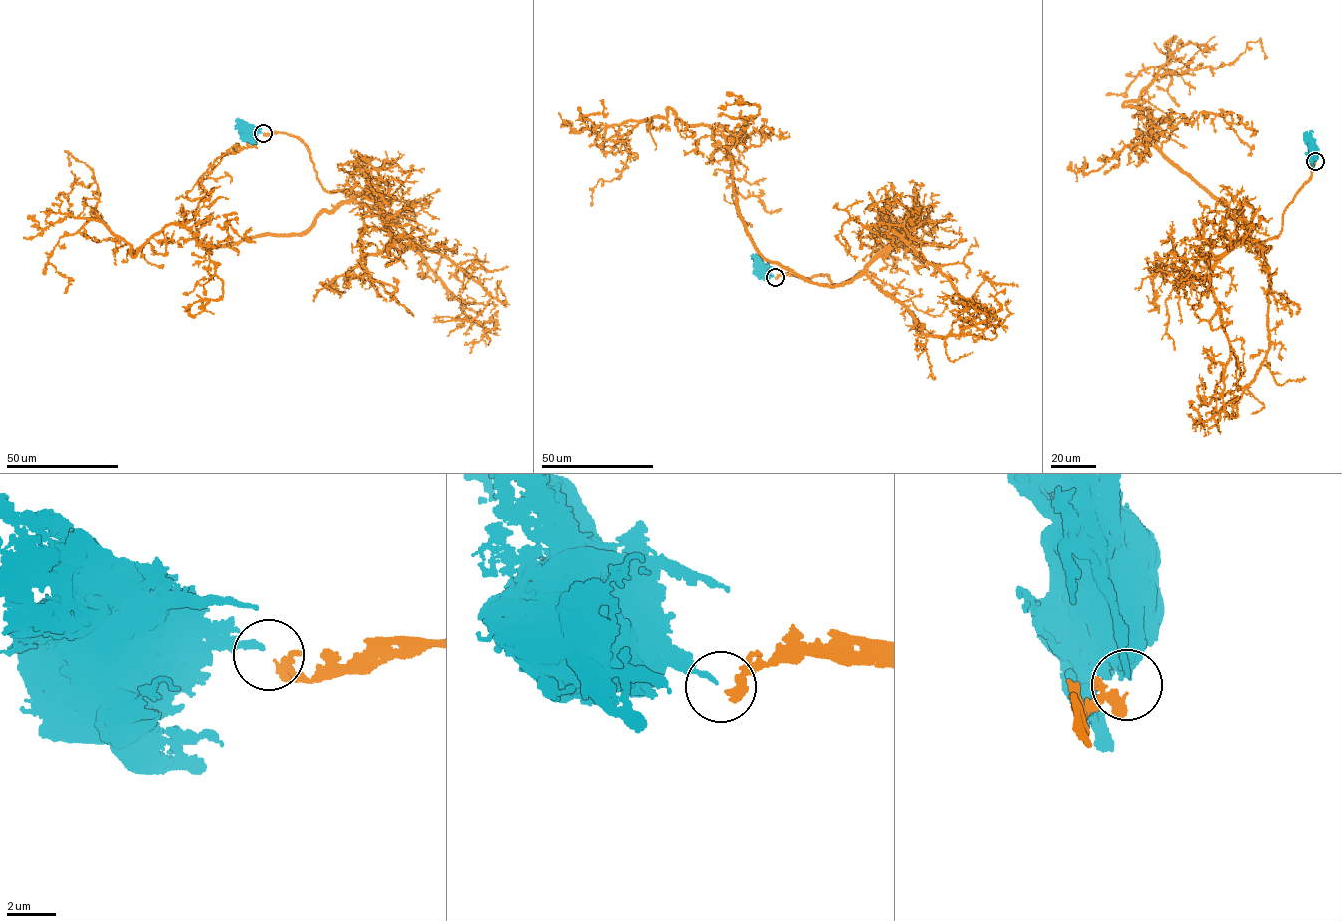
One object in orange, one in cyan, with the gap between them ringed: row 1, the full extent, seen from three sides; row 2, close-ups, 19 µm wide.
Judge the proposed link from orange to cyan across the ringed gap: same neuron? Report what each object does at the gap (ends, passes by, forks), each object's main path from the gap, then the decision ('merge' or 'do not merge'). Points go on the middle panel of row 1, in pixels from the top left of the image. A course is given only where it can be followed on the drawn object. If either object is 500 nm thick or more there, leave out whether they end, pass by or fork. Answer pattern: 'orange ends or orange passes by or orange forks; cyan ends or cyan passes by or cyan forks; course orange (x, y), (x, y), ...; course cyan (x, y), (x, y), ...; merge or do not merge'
orange ends; cyan ends; course orange (775, 278), (863, 271), (831, 286), (769, 262), (727, 142), (670, 107), (624, 134), (626, 167), (591, 204); course cyan (775, 277), (760, 272); merge

